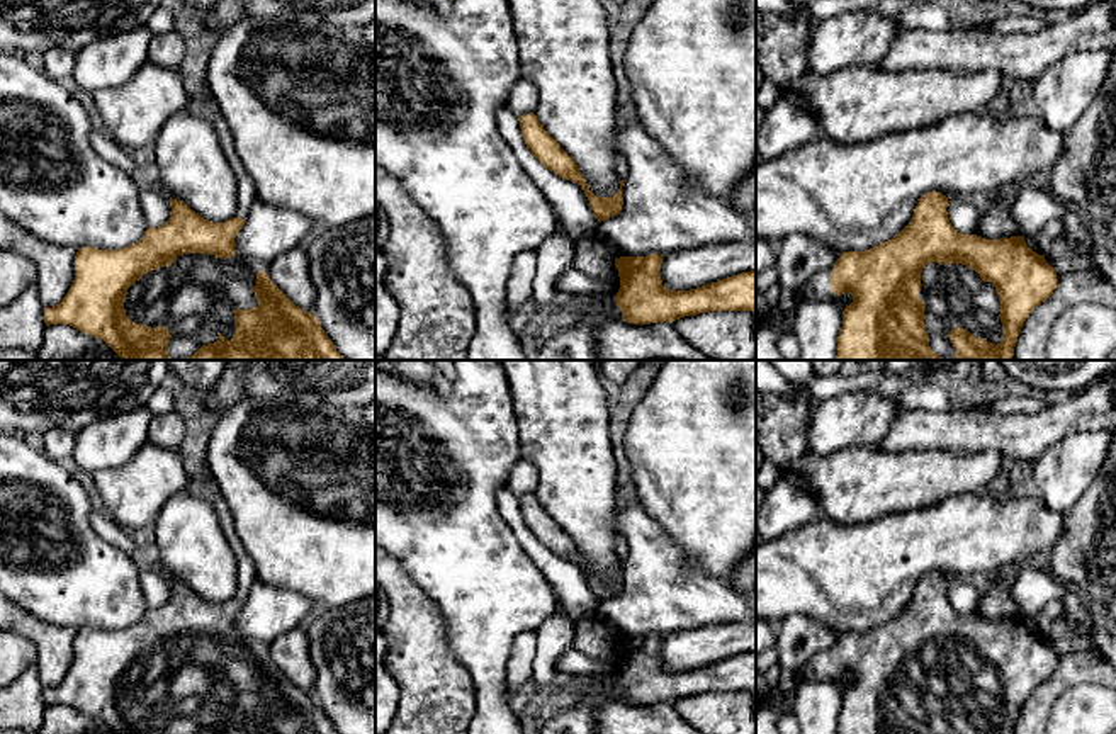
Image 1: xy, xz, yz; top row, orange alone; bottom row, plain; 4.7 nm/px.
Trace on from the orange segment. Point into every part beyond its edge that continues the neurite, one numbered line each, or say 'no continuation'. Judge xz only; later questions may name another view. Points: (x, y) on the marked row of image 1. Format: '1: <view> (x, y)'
1: xz (620, 163)

